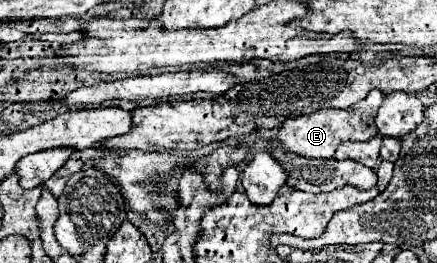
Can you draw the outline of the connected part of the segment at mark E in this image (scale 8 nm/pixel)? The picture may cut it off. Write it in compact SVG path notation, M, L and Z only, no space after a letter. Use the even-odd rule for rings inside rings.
M371 90L367 98L363 98L361 102L353 104L347 110L325 108L325 110L317 110L317 114L289 118L289 120L285 120L281 124L281 128L277 132L279 146L285 152L293 152L293 154L305 156L305 158L333 158L333 154L335 154L335 150L337 150L337 146L341 142L347 142L347 140L363 140L363 142L367 142L369 138L377 136L375 114L377 114L381 102L383 102L381 92Z

